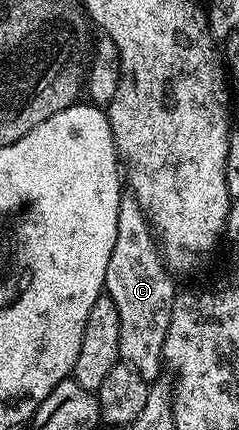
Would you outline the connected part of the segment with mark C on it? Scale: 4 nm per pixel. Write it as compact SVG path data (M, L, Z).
M133 197L123 198L116 217L116 245L112 245L112 257L108 257L104 291L120 315L118 358L147 381L157 380L164 370L164 337L168 337L176 294L176 286L170 278L171 272L162 258L150 220Z

